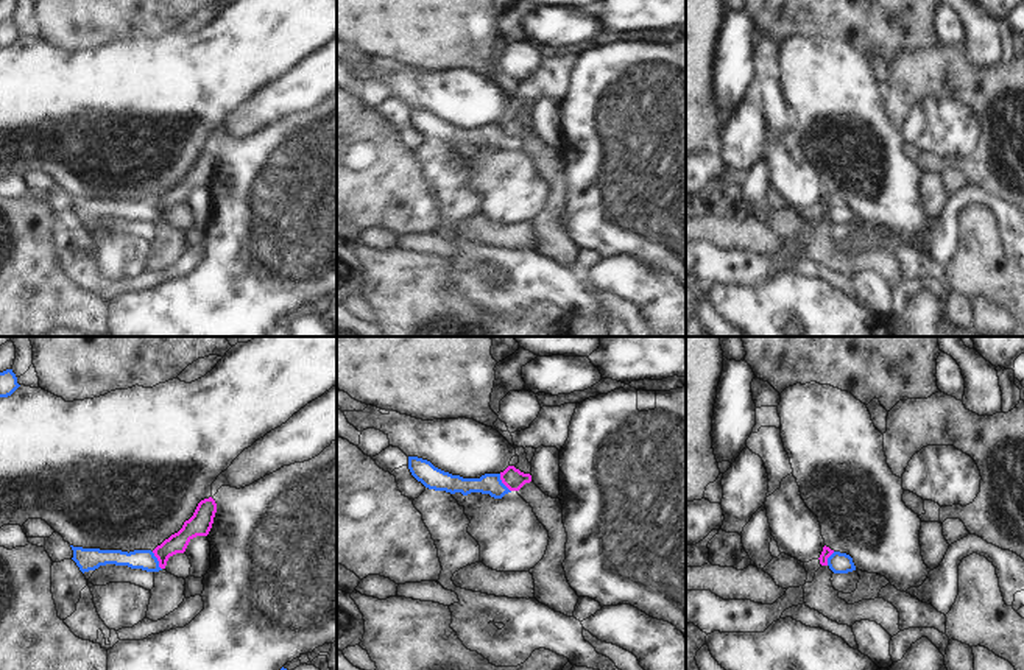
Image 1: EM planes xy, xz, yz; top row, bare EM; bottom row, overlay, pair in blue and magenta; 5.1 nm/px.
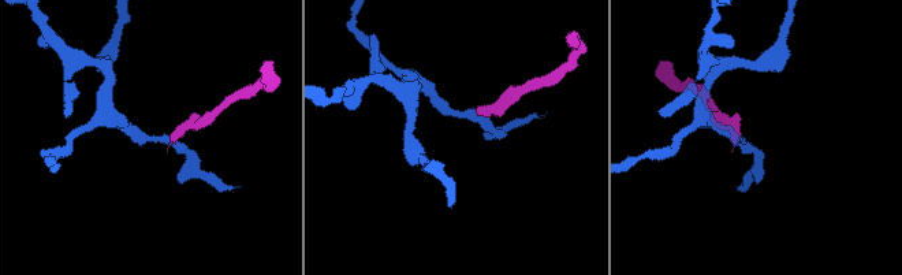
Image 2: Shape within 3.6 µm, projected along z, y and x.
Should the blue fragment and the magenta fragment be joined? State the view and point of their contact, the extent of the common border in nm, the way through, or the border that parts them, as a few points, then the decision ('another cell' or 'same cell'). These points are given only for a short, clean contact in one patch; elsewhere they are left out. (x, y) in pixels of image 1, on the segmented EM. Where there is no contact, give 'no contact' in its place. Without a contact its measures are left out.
meets blue in xy at (158, 561); contact 110 nm long; border along xy (151, 552), (161, 569); another cell

